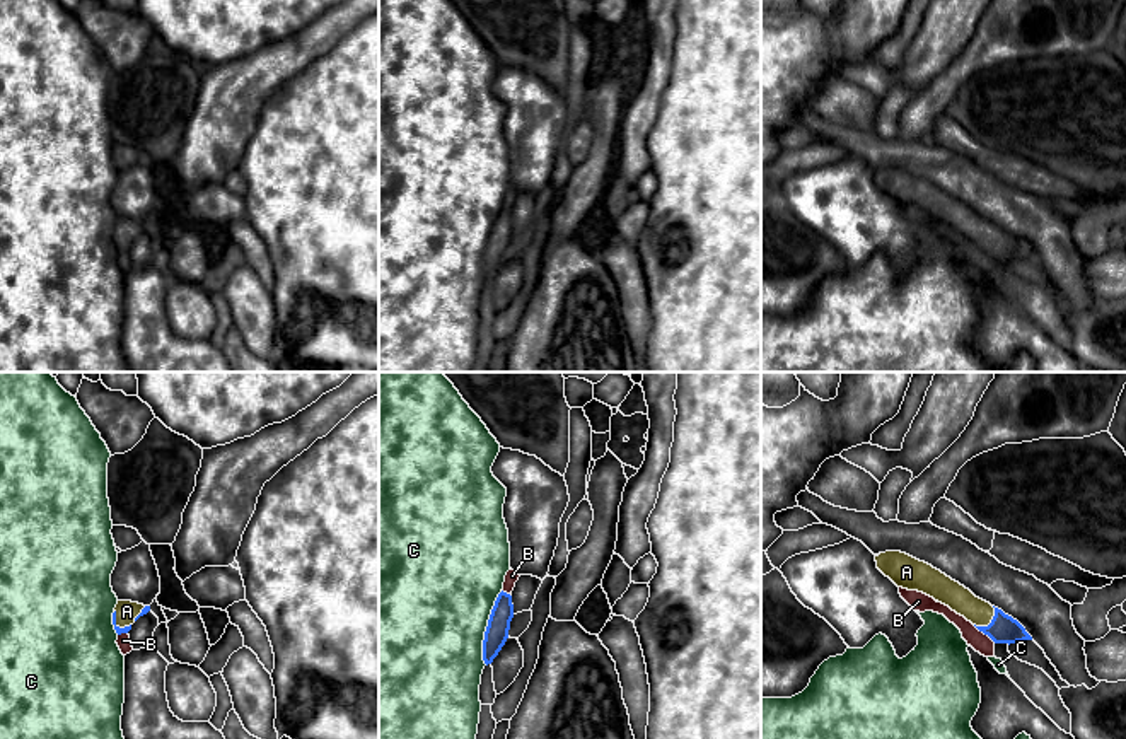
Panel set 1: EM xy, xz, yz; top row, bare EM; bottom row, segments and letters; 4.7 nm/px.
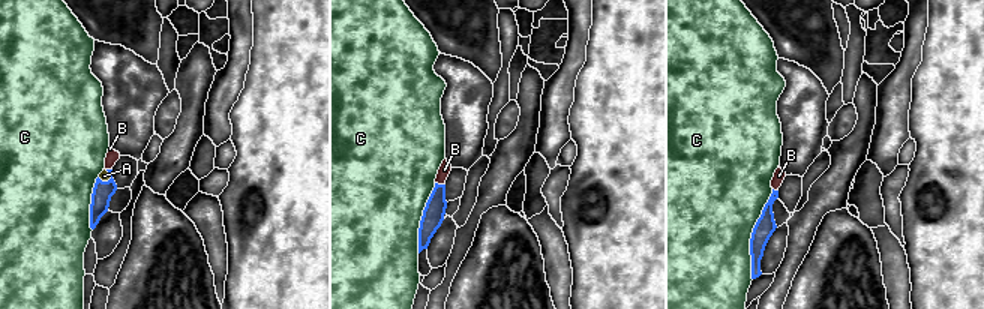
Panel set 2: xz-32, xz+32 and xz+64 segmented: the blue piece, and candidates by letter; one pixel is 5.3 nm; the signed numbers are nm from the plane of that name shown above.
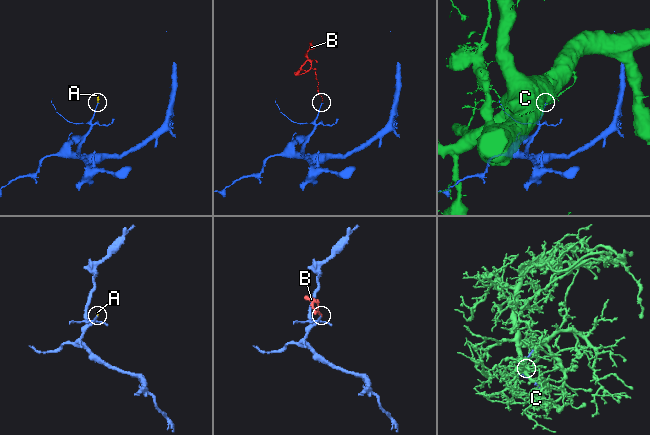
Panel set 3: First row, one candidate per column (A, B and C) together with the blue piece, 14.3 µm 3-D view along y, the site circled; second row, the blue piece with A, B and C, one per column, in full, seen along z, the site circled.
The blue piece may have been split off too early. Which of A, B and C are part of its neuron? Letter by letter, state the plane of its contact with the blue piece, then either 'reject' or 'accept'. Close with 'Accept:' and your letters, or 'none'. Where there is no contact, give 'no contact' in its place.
A: yz | accept
B: yz | reject
C: xz | reject
Accept: A

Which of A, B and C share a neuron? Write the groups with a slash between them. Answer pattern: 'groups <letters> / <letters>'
groups A / B / C

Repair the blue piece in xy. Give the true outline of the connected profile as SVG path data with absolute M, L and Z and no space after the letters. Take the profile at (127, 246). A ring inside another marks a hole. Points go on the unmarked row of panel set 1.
M118 218L113 230L113 242L118 253L128 251L131 242L150 229L150 224L143 224L131 218Z

